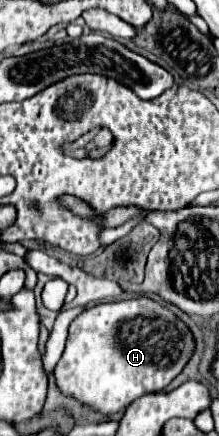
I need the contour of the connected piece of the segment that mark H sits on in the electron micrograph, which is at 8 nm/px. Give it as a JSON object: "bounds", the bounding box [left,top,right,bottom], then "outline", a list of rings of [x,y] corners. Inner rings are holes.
{"bounds":[55,296,195,416],"outline":[[[147,296],[105,302],[87,308],[69,324],[67,346],[59,364],[55,366],[55,378],[63,394],[71,394],[77,400],[109,416],[113,412],[127,408],[135,398],[147,392],[161,392],[165,386],[169,386],[171,380],[183,372],[193,352],[195,352],[193,332],[163,302]]]}

